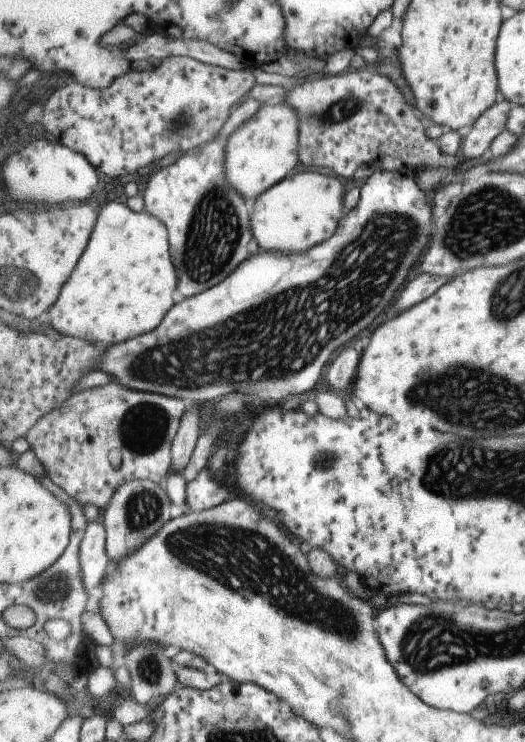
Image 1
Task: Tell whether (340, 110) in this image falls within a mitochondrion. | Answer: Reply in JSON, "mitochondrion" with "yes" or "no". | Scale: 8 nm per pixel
{"mitochondrion":"yes"}

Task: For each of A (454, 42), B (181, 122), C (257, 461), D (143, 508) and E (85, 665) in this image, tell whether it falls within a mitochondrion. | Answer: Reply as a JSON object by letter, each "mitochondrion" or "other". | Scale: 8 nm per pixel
{"A":"other","B":"mitochondrion","C":"other","D":"mitochondrion","E":"other"}

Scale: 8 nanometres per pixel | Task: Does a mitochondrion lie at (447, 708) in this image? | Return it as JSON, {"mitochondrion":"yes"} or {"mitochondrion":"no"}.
{"mitochondrion":"no"}

